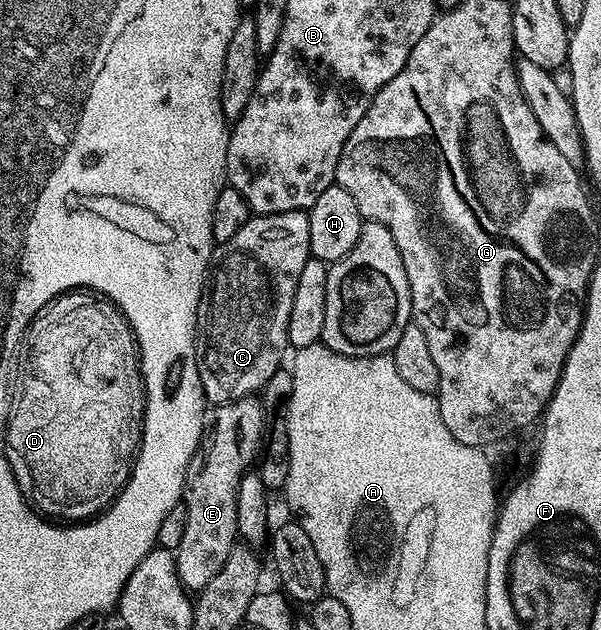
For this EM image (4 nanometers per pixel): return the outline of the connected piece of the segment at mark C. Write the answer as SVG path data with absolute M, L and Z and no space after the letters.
M306 212L251 215L250 221L228 242L217 245L210 259L208 303L200 320L200 382L211 405L227 404L245 396L261 393L262 387L283 367L282 355L288 352L288 318L292 314L292 298L296 298L296 282L304 262L312 259Z

